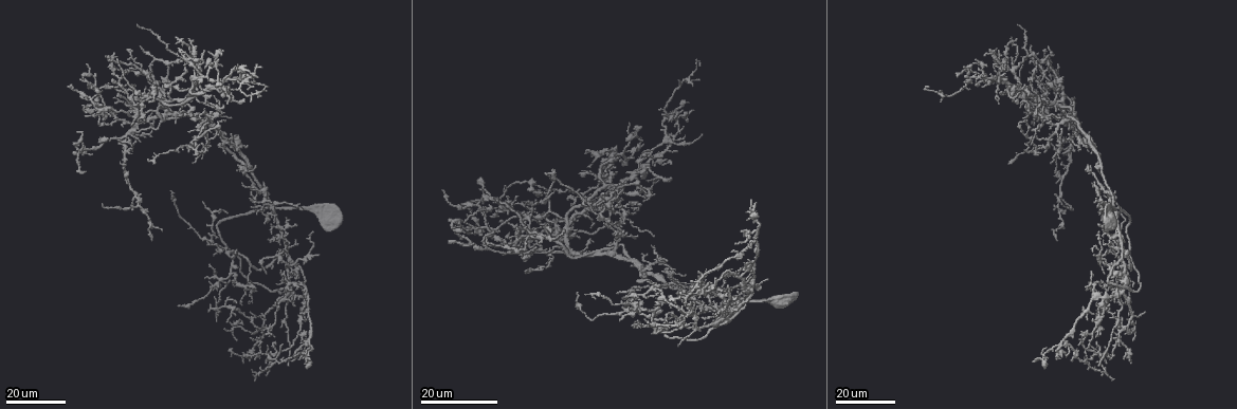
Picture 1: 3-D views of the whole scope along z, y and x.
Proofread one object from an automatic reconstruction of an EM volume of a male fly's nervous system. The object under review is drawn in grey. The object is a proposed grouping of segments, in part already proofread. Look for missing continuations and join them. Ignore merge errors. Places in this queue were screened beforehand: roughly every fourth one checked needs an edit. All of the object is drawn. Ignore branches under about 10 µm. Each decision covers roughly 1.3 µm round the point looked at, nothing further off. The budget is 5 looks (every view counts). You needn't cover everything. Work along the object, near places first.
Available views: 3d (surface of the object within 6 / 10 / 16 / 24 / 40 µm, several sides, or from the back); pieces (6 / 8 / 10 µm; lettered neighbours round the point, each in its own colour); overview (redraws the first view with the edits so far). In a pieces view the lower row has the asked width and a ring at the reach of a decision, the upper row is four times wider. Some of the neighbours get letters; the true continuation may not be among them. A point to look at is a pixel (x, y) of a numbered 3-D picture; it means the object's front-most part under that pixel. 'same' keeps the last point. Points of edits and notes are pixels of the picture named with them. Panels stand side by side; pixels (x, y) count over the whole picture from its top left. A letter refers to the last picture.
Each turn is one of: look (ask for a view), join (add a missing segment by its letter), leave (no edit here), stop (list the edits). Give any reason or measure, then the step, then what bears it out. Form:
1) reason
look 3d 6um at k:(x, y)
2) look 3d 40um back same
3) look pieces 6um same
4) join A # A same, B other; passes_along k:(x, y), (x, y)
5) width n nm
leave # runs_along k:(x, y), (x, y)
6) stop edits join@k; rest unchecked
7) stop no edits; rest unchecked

thin end
look 3d 24um at 1:(1099, 365)

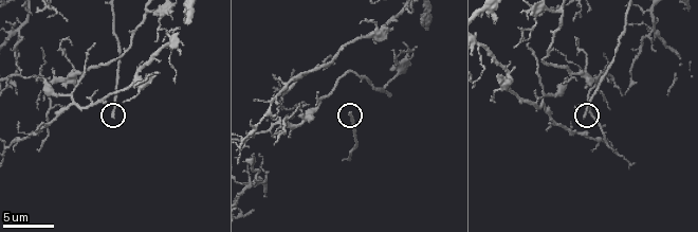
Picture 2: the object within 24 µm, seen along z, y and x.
look pieces 8um at 2:(112, 117)

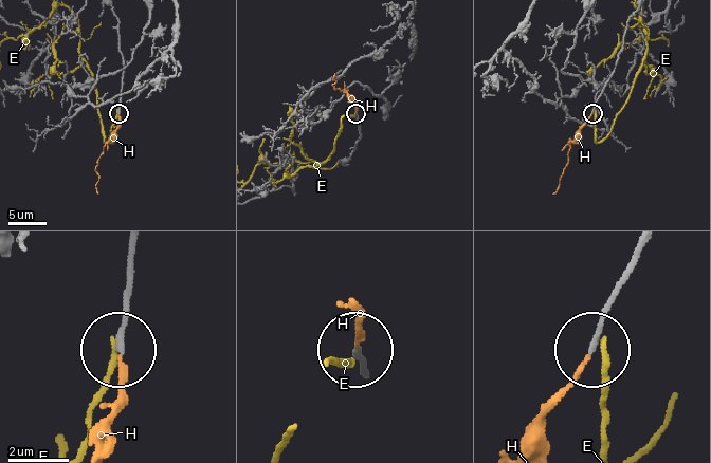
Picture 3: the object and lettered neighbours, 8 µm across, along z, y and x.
join H # E other, H same; passes_along 3:(133, 269), (117, 402), (103, 440); it goes on there

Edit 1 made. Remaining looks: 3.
look overview

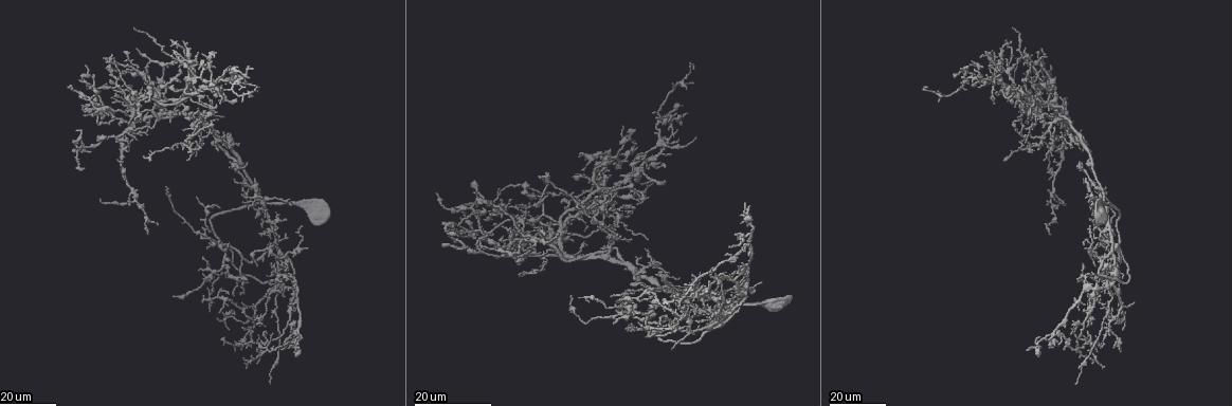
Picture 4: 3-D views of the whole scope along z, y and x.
free end
look 3d 24um at 4:(1102, 270)

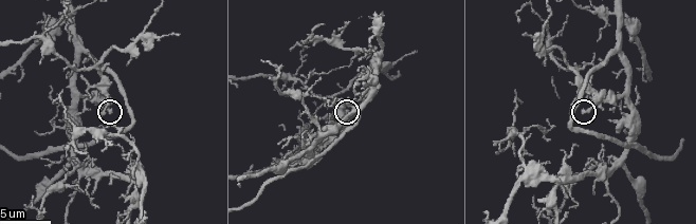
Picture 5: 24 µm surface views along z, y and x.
look pieces 6um at 5:(584, 110)

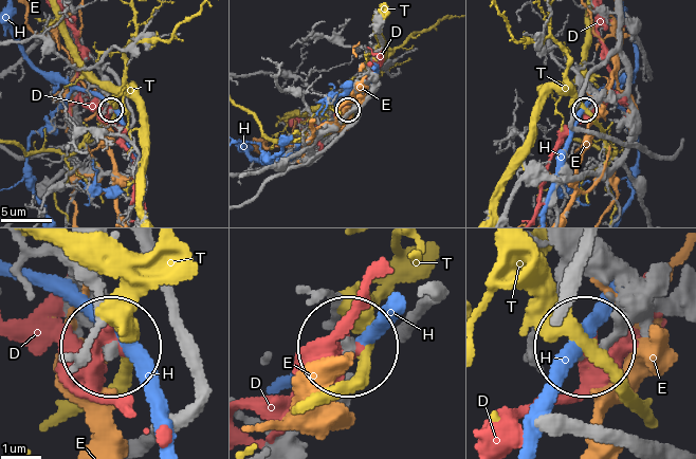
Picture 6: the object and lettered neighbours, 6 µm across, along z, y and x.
leave # D other, E other, H other, T other; runs_along 6:(679, 147), (669, 157), (644, 150), (623, 96), (586, 109); no lettered segment goes on from it

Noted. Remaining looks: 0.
stop edits join@3; rest unchecked

